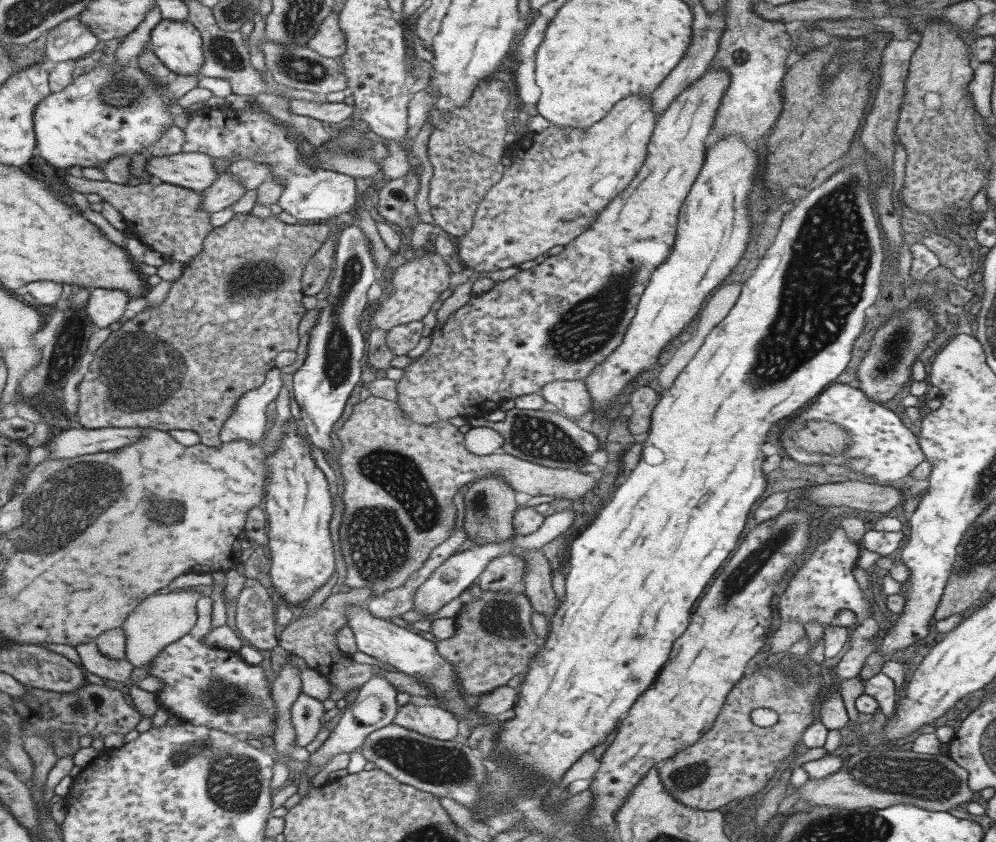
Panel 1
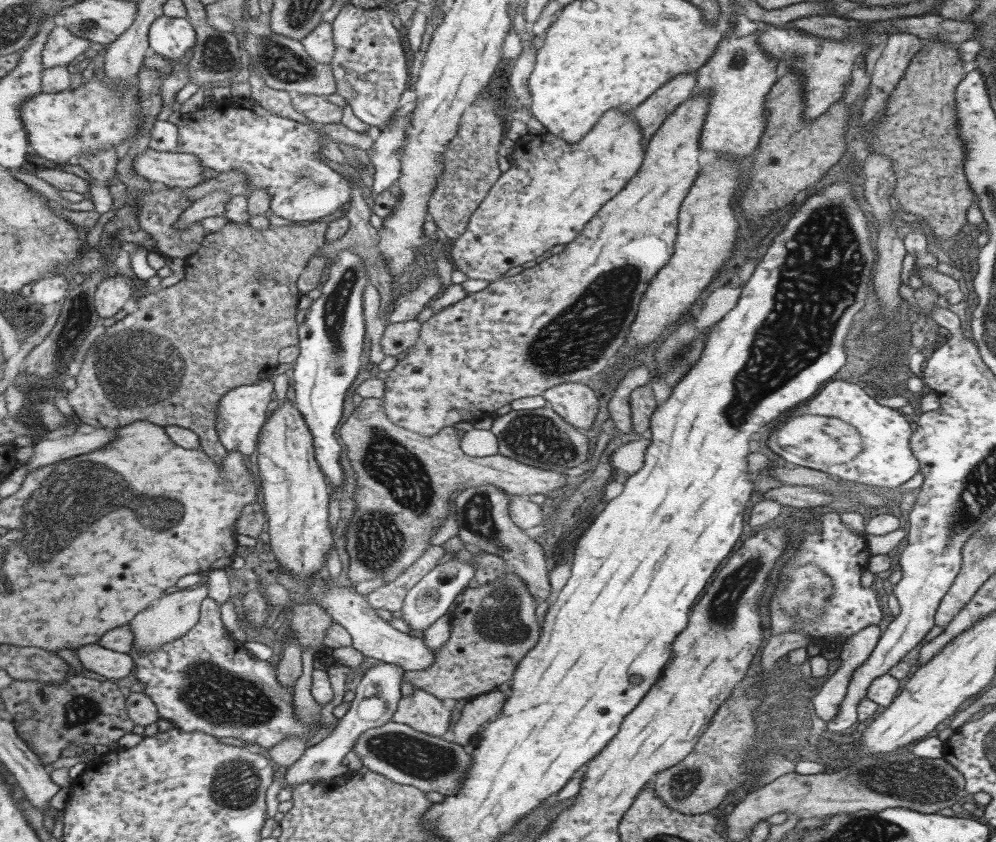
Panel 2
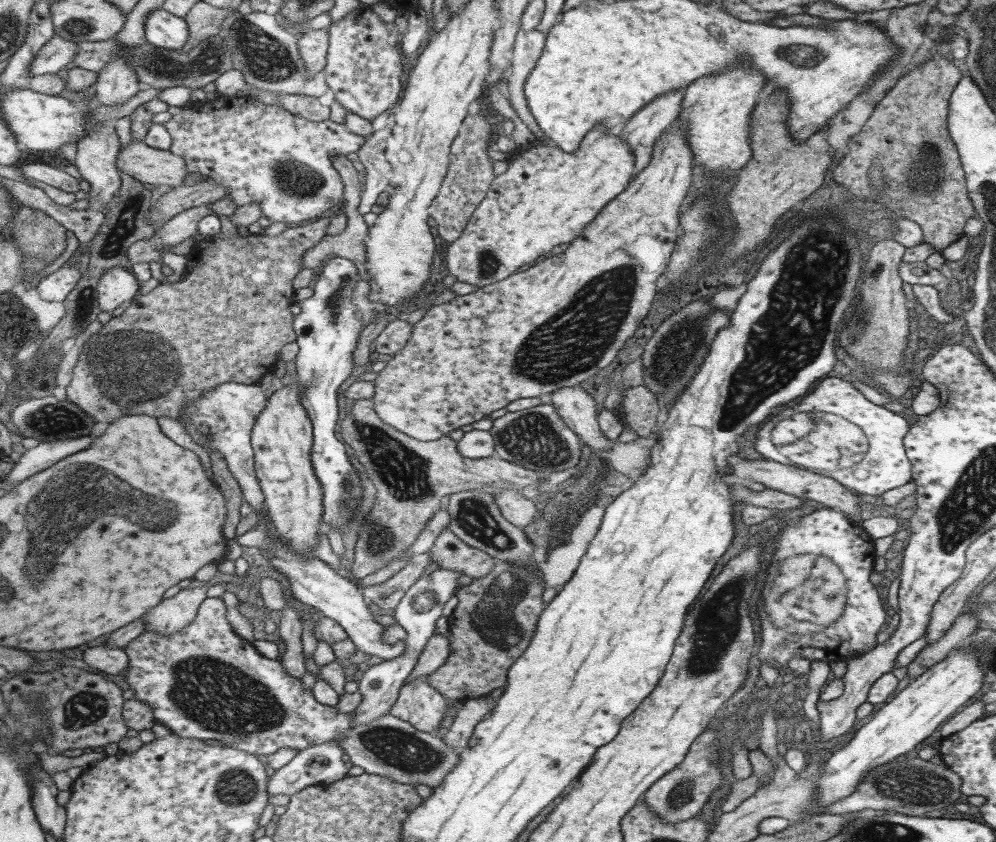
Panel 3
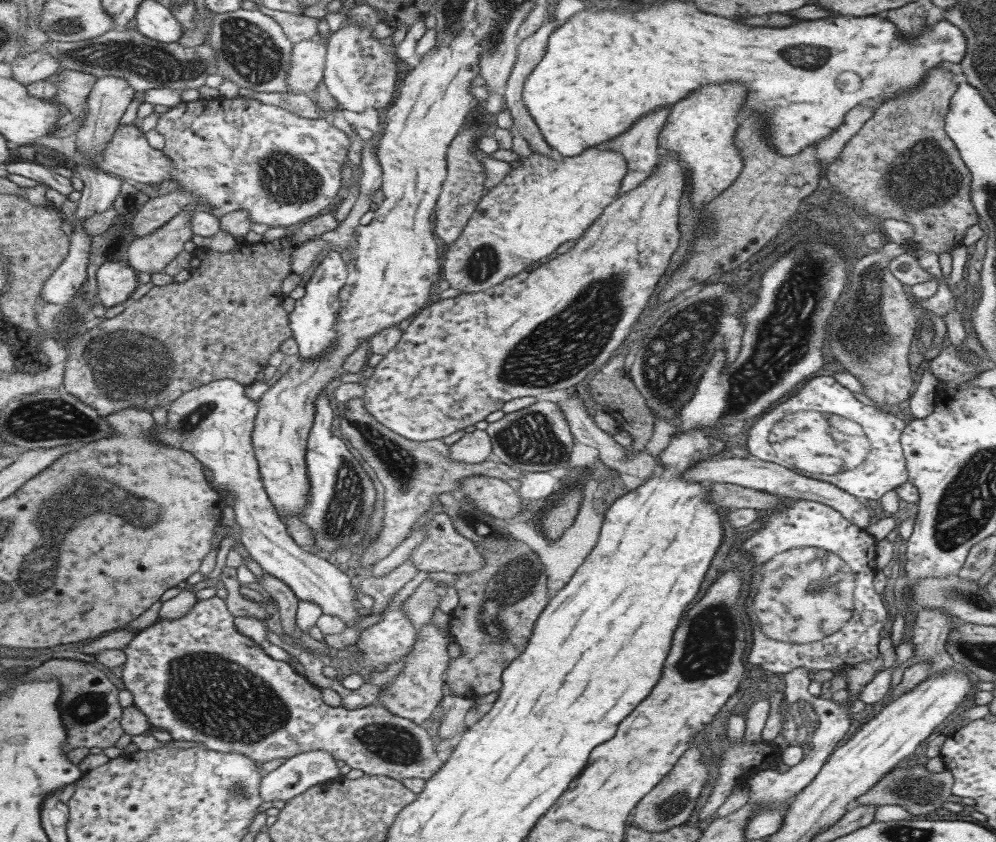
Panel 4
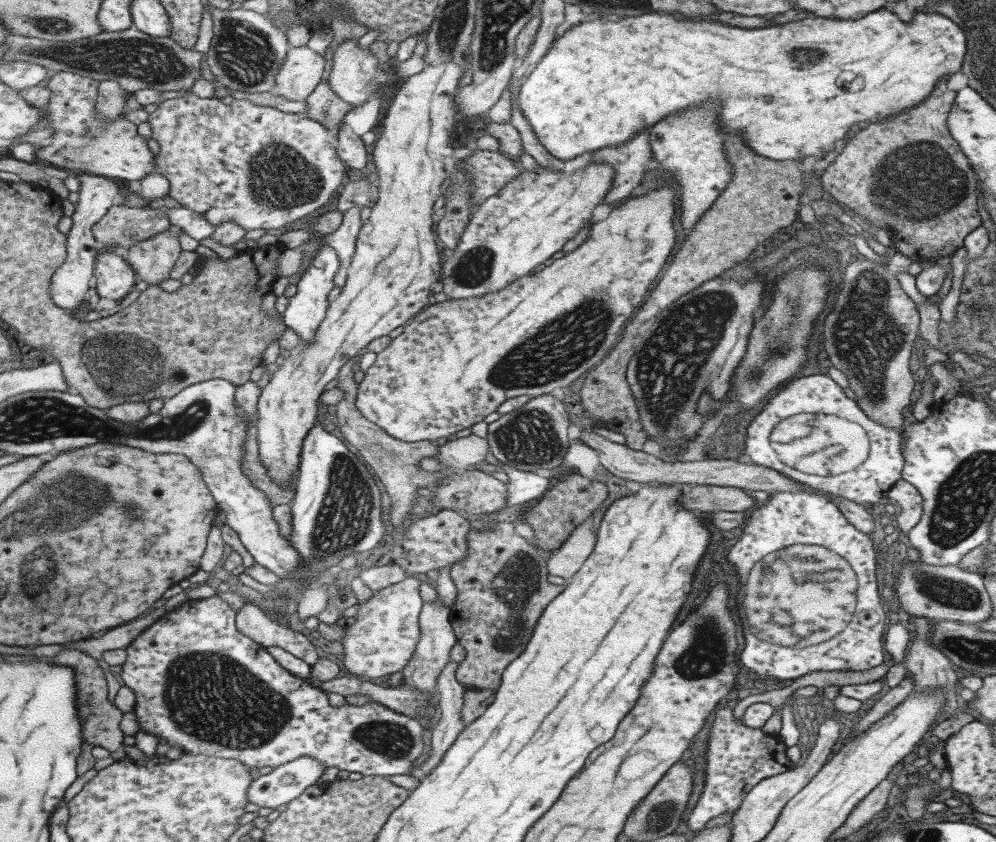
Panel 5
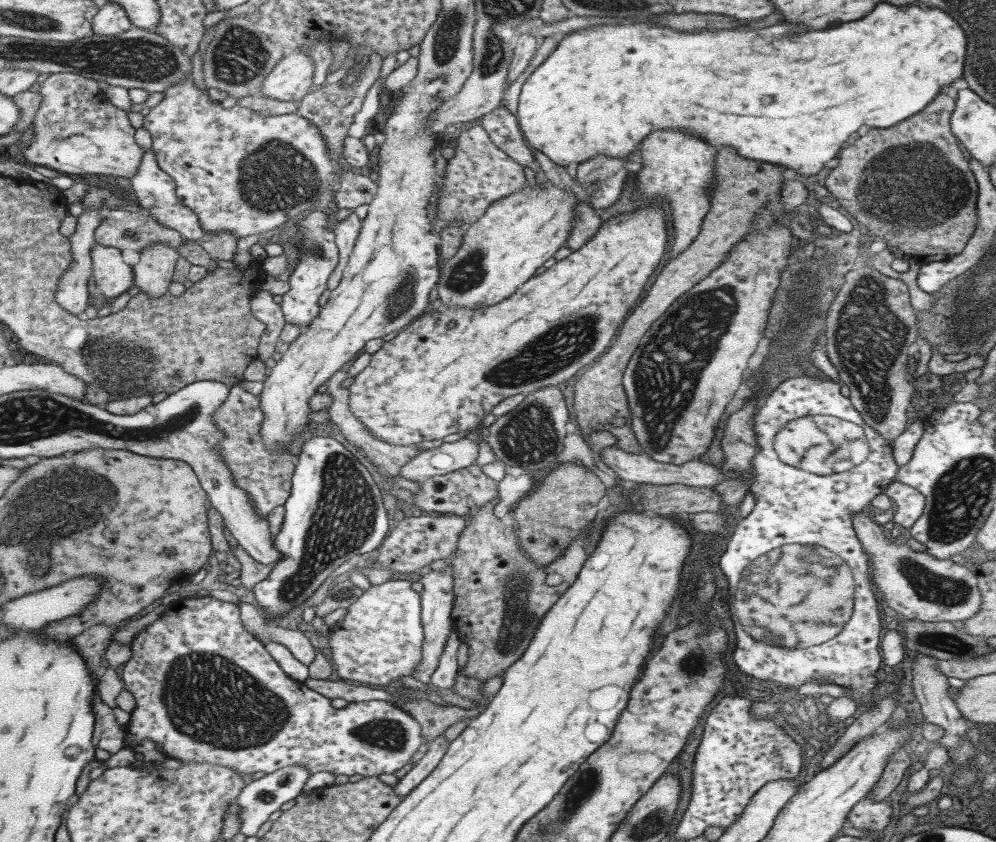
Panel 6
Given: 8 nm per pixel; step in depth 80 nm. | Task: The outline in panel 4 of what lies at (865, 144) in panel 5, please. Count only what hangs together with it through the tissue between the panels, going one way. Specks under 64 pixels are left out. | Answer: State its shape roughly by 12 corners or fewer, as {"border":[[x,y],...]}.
{"border":[[941,64],[824,172],[937,255],[978,224]]}

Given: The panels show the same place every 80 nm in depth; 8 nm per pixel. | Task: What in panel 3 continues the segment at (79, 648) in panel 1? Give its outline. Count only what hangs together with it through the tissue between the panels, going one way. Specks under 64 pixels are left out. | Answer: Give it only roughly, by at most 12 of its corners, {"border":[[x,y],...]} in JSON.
{"border":[[82,647],[82,660],[103,675],[128,665],[121,648]]}

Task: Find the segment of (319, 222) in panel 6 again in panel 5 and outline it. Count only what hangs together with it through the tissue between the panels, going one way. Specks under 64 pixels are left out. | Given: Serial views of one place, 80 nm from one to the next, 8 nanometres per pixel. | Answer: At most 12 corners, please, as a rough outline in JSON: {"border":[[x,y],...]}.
{"border":[[321,242],[288,298],[282,323],[301,343],[315,336],[339,268]]}

